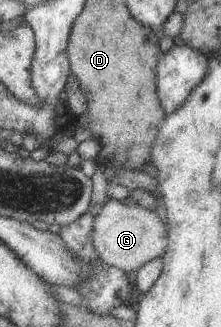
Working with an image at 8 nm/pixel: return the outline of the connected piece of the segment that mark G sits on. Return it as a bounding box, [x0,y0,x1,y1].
[92,199,167,273]

